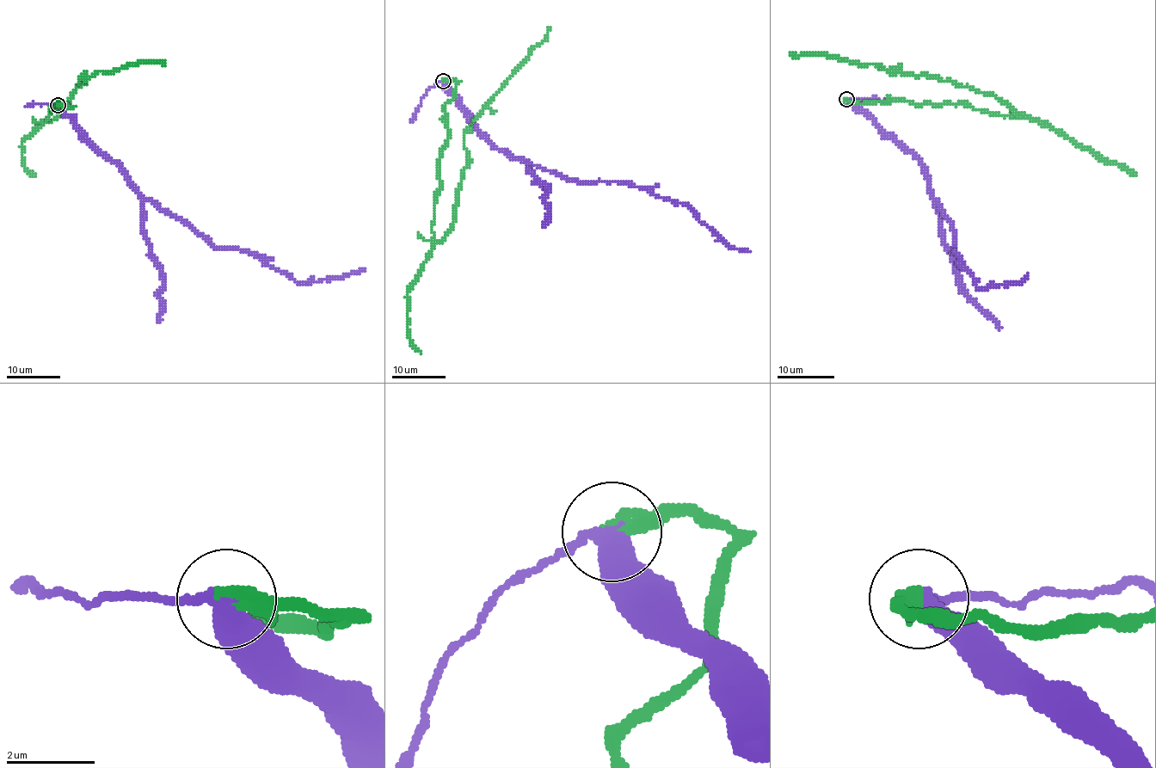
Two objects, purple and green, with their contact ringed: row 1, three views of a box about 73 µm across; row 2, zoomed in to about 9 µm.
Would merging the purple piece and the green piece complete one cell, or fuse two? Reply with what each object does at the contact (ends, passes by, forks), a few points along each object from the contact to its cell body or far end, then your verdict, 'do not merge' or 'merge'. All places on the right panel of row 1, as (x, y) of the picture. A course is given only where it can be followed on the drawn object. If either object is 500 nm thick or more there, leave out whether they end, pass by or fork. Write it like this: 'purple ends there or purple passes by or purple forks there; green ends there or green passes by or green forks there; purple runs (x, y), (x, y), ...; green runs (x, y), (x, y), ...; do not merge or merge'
purple passes by; green ends there; purple runs (846, 99), (889, 132), (924, 166), (928, 192), (950, 222), (954, 250), (976, 286), (1014, 285), (1028, 273); green runs (846, 99), (963, 103), (1018, 114), (993, 96), (935, 76), (790, 53); do not merge

